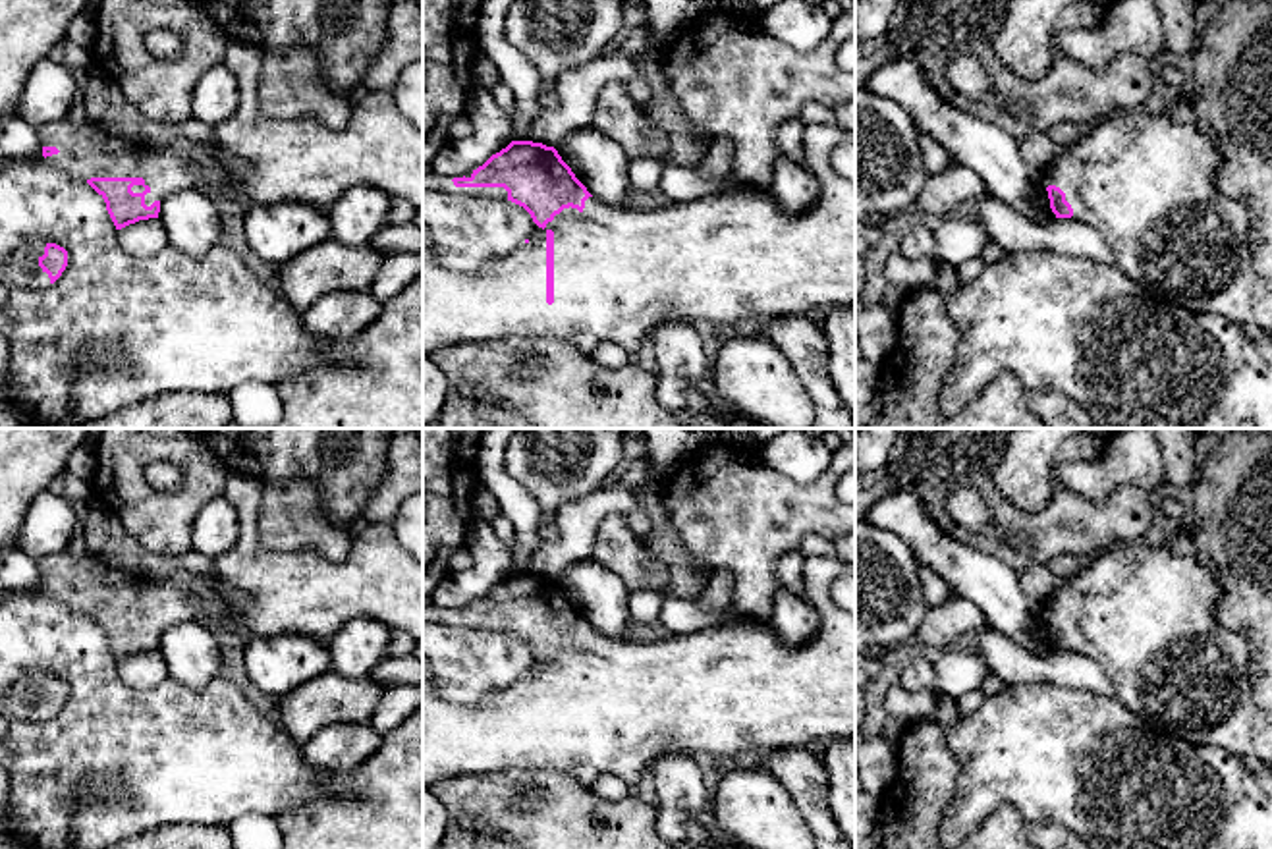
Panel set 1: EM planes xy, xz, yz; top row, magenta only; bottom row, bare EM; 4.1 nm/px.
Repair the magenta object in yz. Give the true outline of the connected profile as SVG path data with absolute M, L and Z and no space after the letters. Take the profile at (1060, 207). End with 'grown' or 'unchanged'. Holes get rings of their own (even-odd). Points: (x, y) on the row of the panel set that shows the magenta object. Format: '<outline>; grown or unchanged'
M1143 110L1112 114L1092 127L1089 127L1071 147L1062 149L1060 154L1042 170L1048 185L1050 208L1056 218L1073 218L1096 228L1116 257L1116 266L1141 286L1150 297L1179 305L1193 313L1216 313L1228 316L1239 326L1258 324L1266 334L1272 334L1272 278L1260 278L1251 264L1249 247L1249 208L1241 199L1224 197L1218 193L1210 176L1222 164L1222 147L1210 137L1203 135L1193 123L1177 123L1166 116L1154 116Z; grown

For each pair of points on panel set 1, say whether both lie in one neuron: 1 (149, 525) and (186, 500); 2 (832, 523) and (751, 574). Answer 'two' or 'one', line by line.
1: one
2: one

